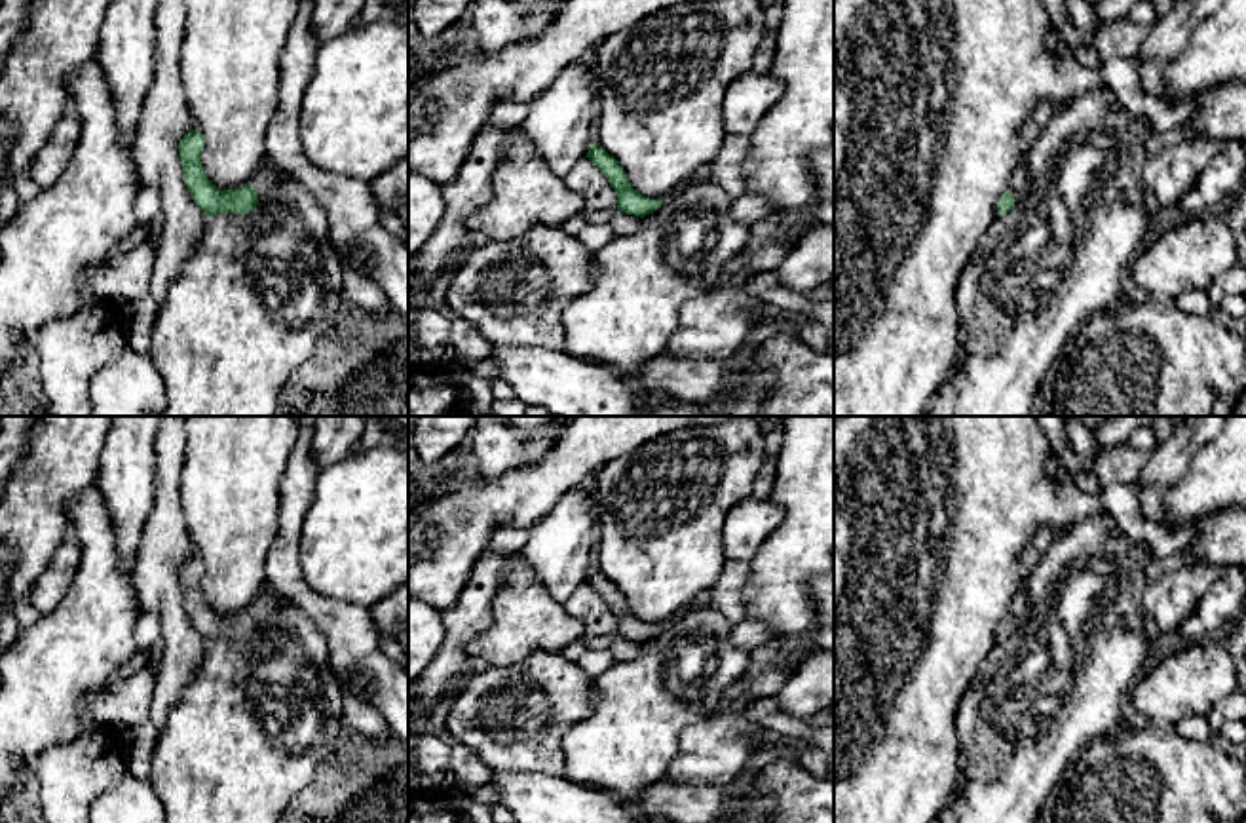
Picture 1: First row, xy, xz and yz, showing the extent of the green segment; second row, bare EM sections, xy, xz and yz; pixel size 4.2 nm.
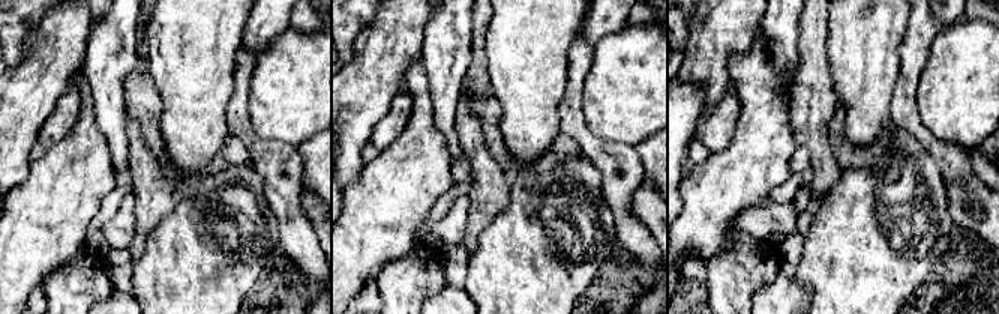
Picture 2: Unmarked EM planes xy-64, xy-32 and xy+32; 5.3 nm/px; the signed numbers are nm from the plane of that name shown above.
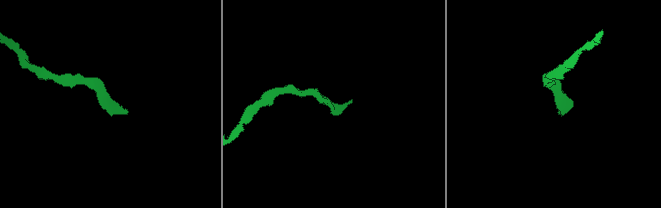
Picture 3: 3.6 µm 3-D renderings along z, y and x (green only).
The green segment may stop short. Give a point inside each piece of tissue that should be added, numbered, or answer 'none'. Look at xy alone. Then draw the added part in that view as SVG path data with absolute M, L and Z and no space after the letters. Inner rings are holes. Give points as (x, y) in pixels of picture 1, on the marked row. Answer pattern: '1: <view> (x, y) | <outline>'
1: xy (263, 181) | M268 163L260 171L256 171L247 184L251 184L258 200L262 200L285 175L287 171Z

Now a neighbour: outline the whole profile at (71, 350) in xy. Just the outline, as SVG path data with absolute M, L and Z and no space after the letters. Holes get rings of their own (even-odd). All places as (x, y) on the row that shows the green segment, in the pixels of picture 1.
M82 293L78 310L46 323L32 346L51 416L93 416L93 374L127 348L120 304Z

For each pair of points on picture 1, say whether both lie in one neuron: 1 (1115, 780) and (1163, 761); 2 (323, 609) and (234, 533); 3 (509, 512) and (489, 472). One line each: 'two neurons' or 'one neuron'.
1: one neuron
2: two neurons
3: two neurons

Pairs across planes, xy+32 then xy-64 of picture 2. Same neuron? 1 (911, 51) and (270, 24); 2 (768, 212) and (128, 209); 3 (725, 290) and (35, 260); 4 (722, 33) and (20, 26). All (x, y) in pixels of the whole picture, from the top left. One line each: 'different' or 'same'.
1: different
2: same
3: different
4: different

